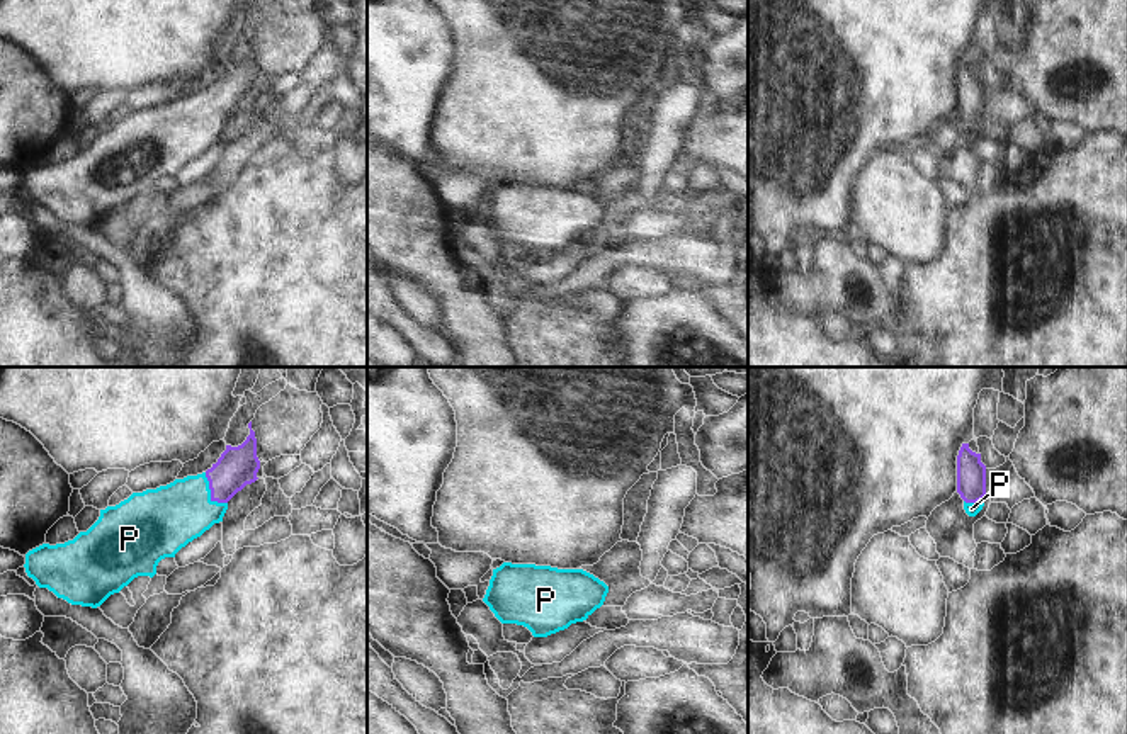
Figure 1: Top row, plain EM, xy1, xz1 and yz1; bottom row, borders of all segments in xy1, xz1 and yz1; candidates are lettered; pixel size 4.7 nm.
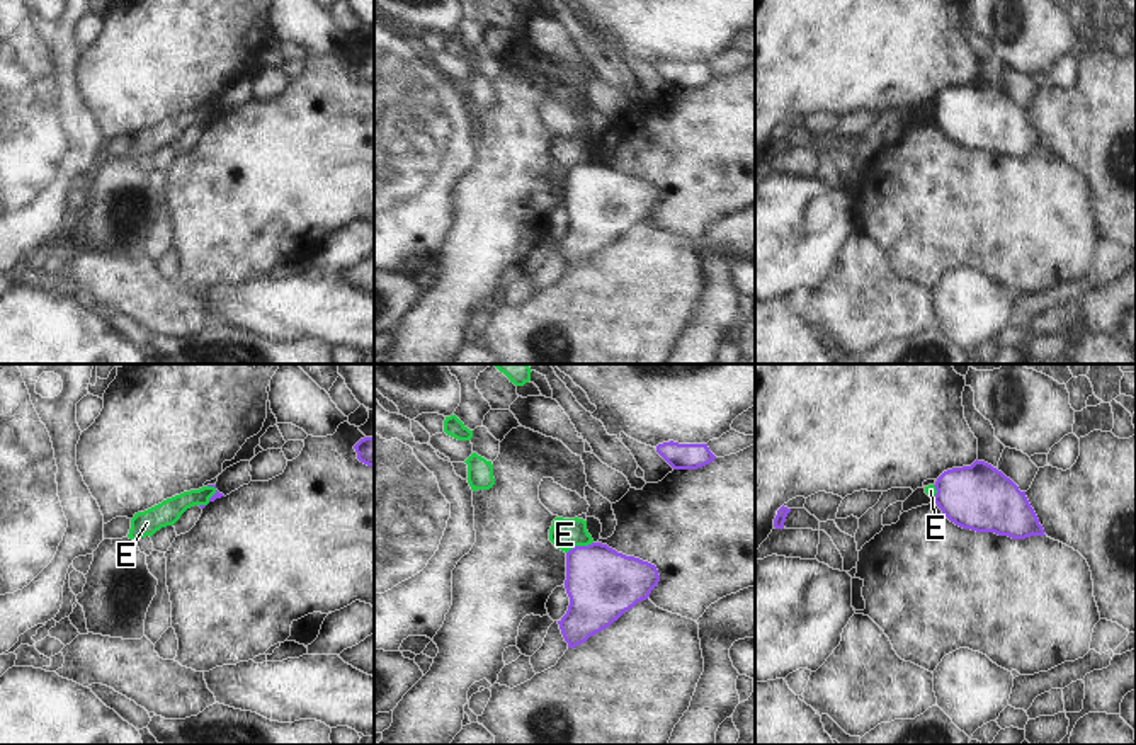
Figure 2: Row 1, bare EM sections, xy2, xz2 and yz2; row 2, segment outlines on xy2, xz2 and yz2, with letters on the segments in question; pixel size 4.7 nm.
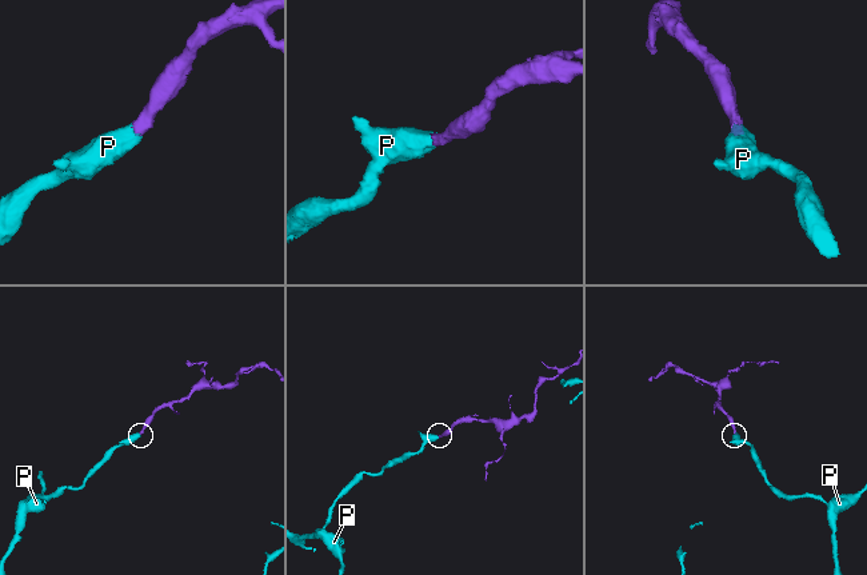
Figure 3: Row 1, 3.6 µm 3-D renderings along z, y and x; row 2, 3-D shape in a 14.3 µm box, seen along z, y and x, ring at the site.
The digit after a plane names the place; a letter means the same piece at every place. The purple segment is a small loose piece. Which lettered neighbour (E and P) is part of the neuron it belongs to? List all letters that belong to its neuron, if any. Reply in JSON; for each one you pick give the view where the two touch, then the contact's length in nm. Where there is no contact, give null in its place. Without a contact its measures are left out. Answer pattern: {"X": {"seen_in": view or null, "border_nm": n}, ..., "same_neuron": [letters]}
{"P": {"seen_in": "xy1", "border_nm": 190}, "same_neuron": ["P"]}

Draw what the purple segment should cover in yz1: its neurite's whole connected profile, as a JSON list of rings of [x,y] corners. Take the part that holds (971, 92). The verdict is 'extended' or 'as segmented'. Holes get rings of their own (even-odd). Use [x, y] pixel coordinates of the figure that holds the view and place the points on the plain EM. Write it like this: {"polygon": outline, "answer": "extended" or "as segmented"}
{"polygon": [[[962,63],[957,75],[957,112],[964,119],[964,129],[969,136],[976,136],[986,116],[986,85],[981,82],[981,73]]], "answer": "extended"}

